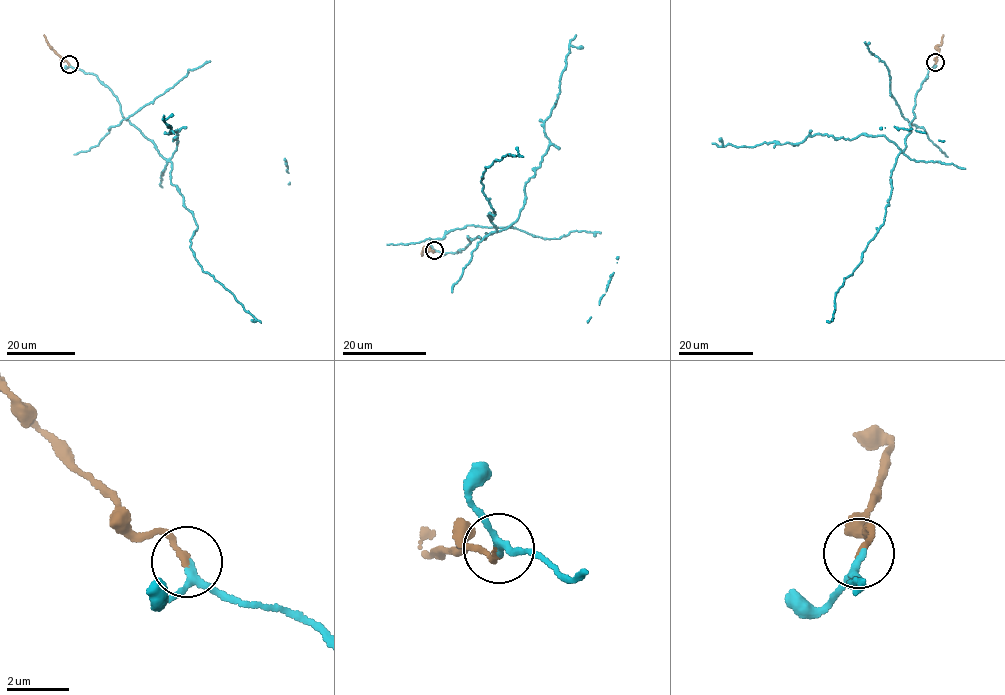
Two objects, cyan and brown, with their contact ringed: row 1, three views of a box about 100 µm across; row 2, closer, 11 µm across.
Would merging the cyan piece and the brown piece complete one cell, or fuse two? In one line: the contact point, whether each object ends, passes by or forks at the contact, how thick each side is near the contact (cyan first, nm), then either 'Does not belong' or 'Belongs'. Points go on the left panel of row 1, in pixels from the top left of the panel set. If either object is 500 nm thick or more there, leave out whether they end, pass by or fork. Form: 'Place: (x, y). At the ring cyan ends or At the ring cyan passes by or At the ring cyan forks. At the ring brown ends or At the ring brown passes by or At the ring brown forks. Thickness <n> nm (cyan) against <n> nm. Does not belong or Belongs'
Place: (69, 64). At the ring cyan passes by. At the ring brown ends. Thickness 190 nm (cyan) against 220 nm. Belongs

